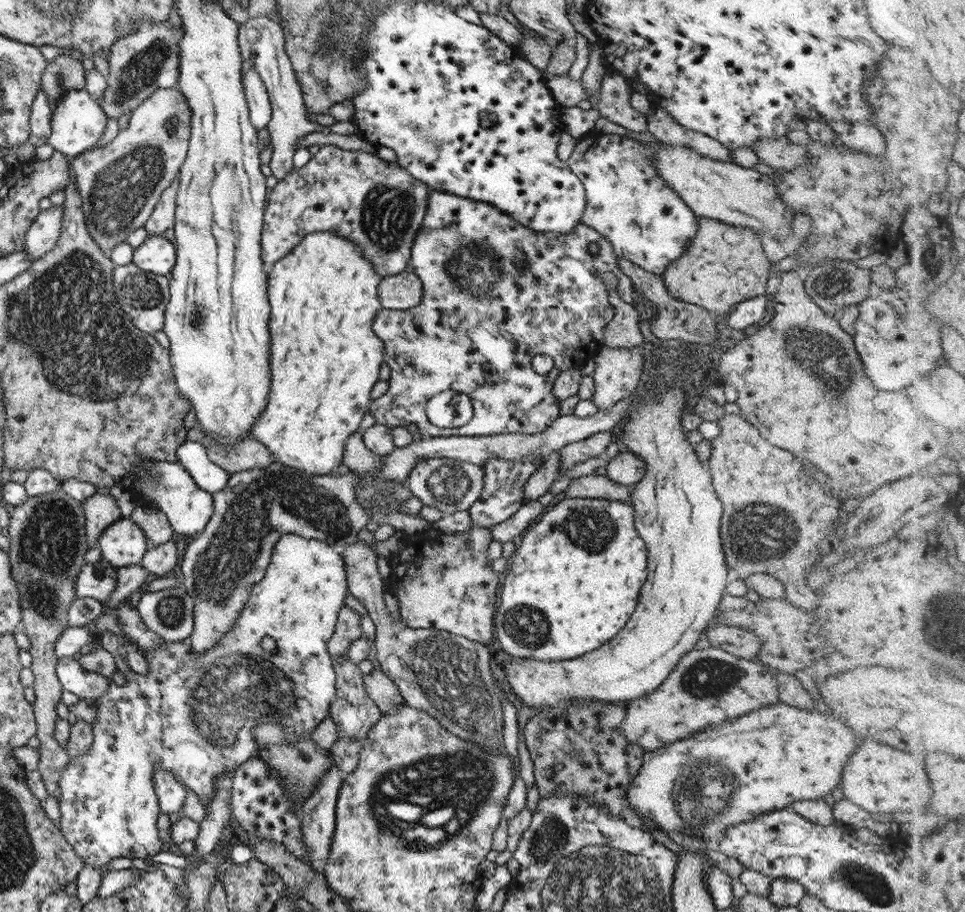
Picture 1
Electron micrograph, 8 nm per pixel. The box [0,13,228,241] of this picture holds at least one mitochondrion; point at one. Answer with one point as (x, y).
(143, 69)

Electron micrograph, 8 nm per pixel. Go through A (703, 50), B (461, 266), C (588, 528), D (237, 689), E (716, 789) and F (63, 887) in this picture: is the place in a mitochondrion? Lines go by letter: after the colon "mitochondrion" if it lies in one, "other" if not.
A: other
B: mitochondrion
C: mitochondrion
D: mitochondrion
E: mitochondrion
F: other

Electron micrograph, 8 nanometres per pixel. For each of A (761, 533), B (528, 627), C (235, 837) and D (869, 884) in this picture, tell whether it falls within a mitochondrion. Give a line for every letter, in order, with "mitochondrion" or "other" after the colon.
A: mitochondrion
B: mitochondrion
C: other
D: mitochondrion

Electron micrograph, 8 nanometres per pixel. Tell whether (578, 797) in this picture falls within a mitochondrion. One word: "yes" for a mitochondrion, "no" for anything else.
no

